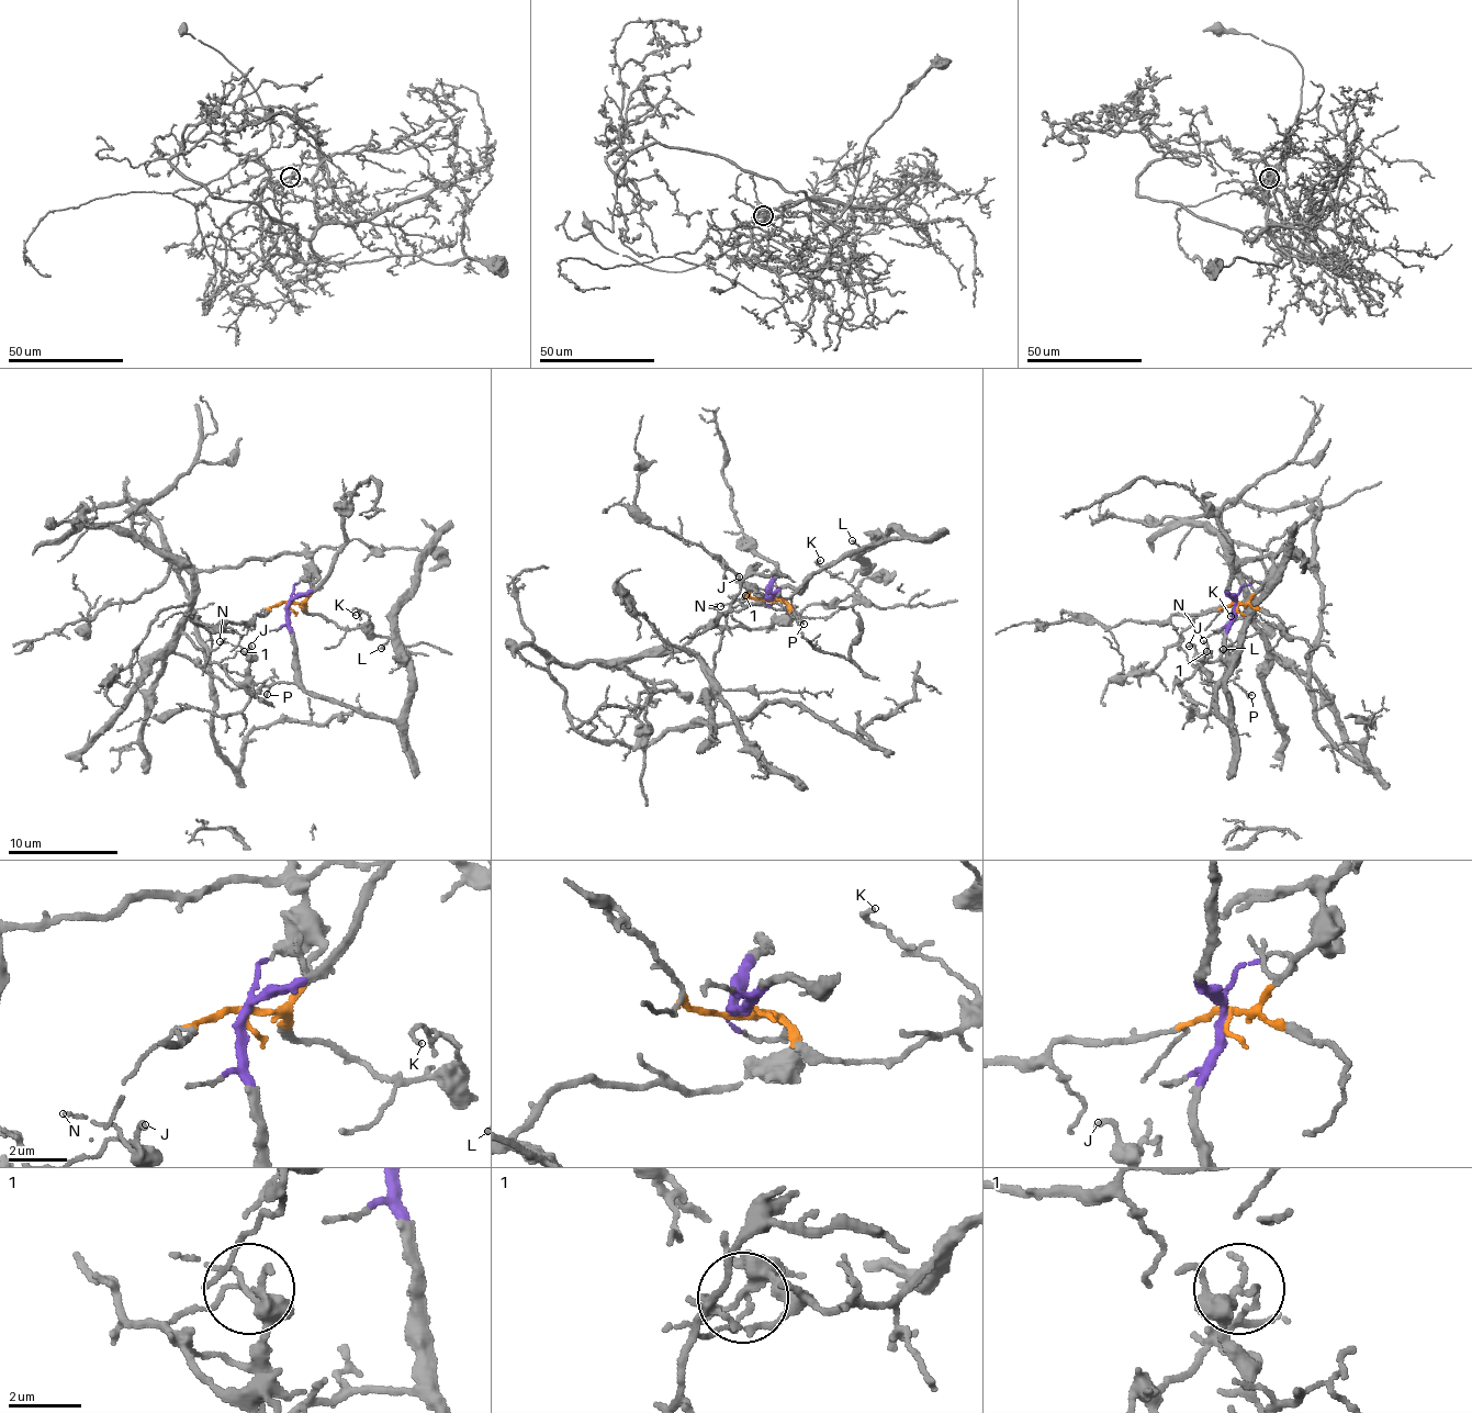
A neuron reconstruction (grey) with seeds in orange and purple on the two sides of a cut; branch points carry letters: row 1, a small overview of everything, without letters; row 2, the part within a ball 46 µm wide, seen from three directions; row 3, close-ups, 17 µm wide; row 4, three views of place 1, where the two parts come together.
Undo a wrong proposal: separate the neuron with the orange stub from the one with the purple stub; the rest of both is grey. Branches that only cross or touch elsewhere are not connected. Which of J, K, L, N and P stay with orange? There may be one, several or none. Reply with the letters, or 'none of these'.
K

